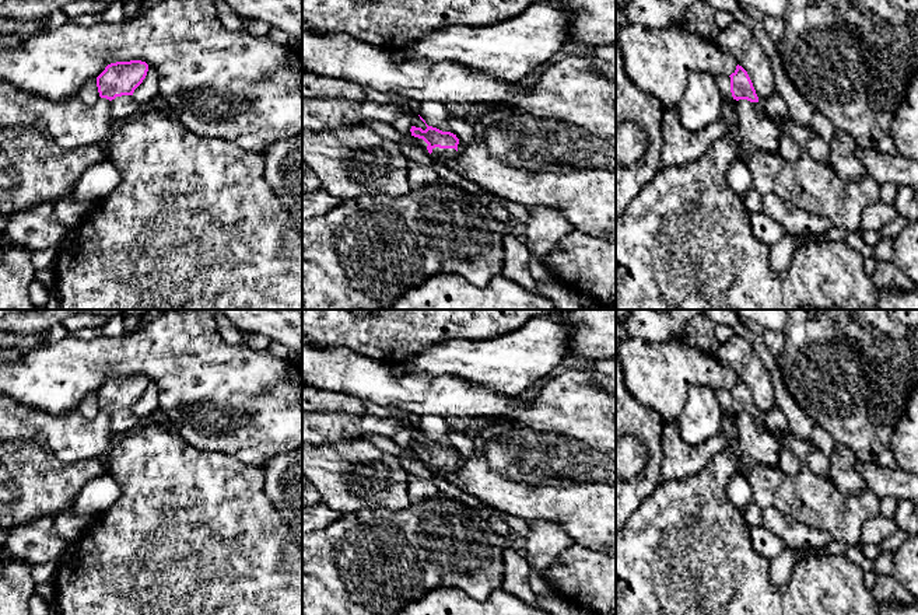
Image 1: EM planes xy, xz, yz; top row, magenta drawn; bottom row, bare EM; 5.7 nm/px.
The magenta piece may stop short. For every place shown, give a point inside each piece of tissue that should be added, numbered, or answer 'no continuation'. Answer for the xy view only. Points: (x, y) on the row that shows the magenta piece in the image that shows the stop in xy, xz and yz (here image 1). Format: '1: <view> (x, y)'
no continuation

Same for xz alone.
1: xz (438, 153)

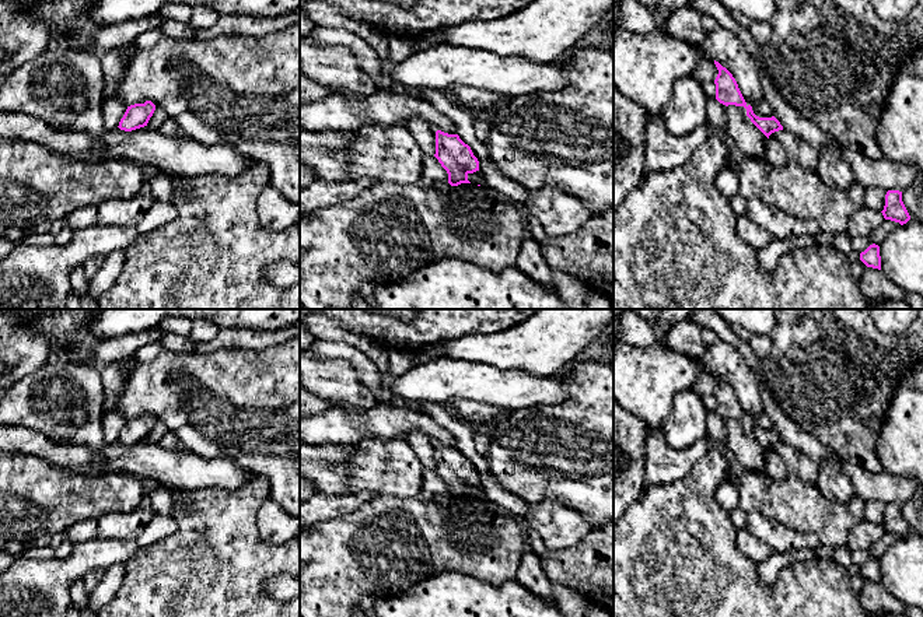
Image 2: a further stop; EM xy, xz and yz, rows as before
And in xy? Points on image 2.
no continuation

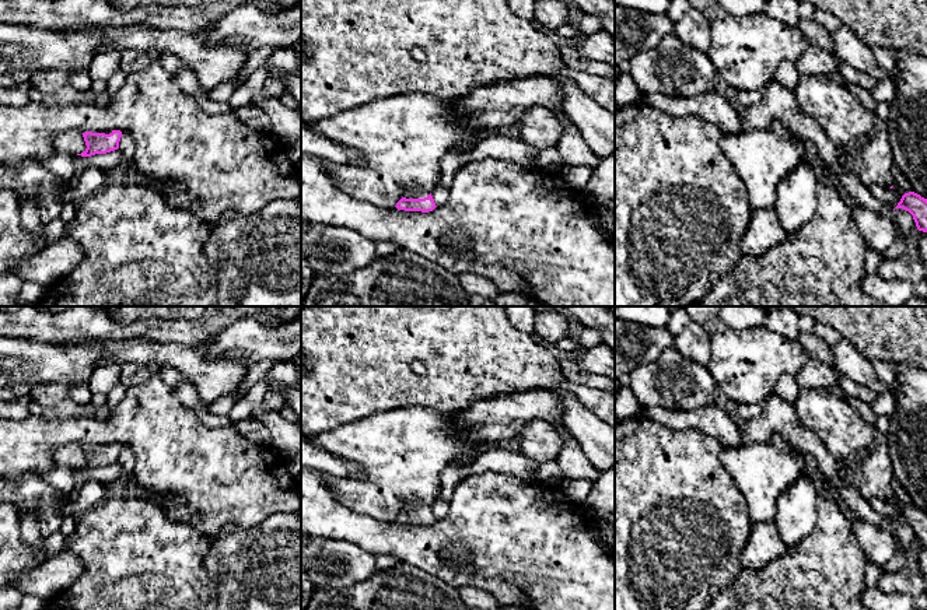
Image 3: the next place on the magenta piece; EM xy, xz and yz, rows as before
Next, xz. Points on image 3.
1: xz (415, 193)

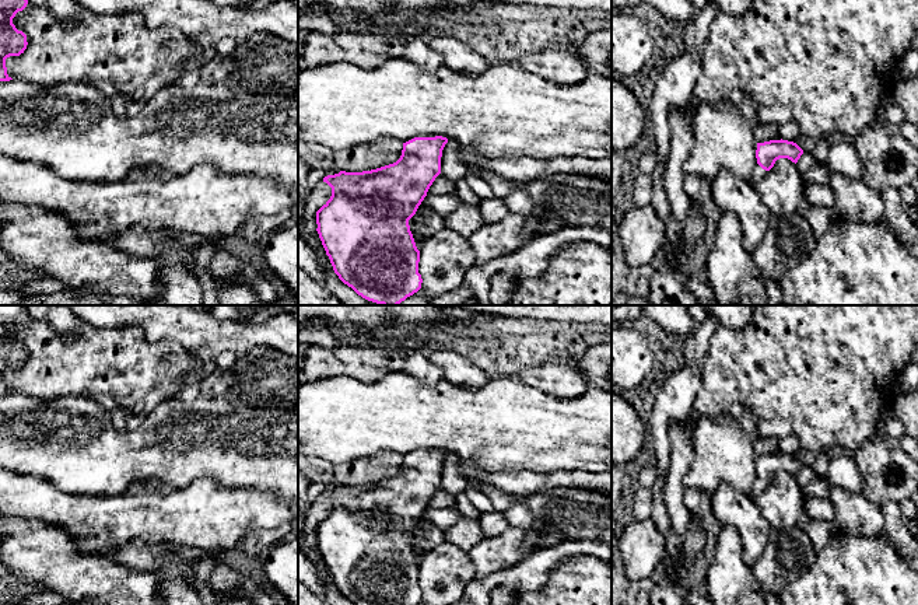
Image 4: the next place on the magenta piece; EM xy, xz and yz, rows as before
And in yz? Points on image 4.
1: yz (759, 172)

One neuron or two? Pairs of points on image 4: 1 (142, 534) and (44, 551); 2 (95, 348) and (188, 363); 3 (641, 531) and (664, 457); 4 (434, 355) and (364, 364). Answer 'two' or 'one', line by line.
1: two
2: one
3: two
4: two

